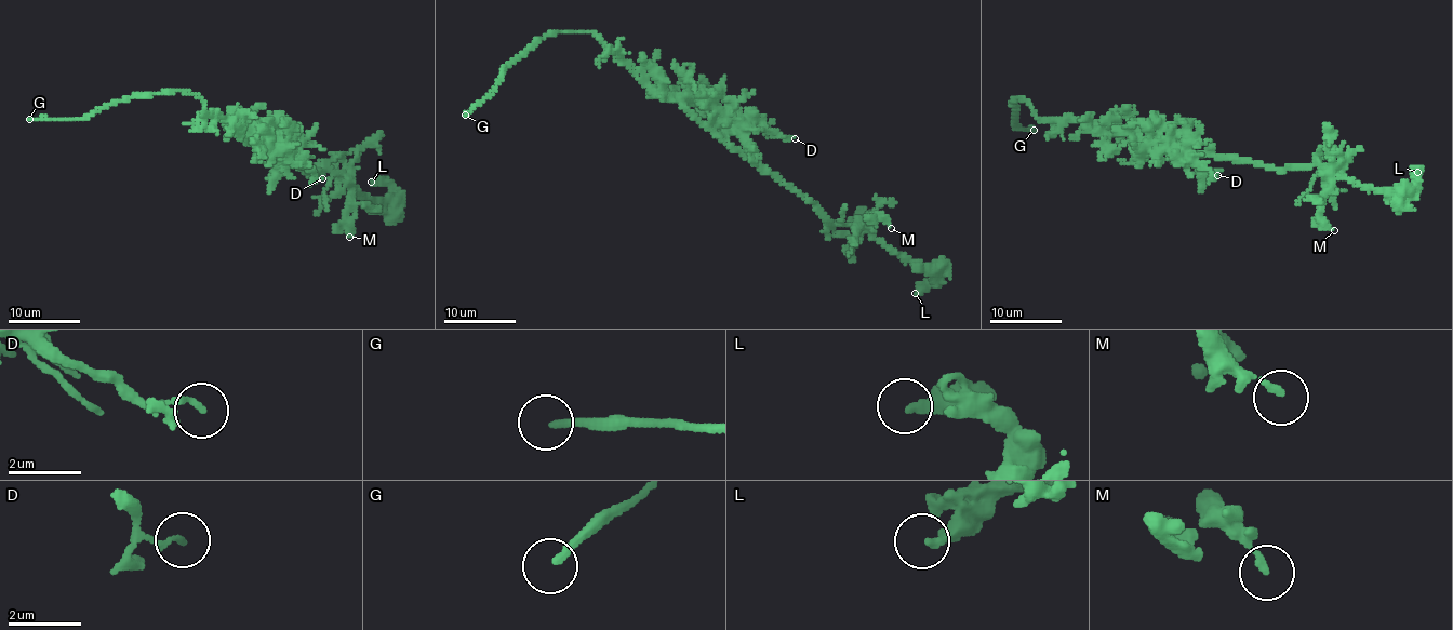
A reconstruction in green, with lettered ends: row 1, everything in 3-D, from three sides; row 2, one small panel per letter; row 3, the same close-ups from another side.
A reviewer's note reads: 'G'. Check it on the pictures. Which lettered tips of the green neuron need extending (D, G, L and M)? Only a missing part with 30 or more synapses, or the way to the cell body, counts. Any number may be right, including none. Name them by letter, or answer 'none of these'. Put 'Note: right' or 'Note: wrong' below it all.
G
Note: right

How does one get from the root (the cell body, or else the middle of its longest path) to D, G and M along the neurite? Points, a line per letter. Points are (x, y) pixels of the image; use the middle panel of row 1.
D: (702, 125), (682, 104), (693, 94), (795, 138)
G: (702, 125), (677, 102), (648, 86), (590, 32), (548, 32), (540, 38), (507, 64), (502, 79), (465, 115)
M: (702, 125), (708, 125), (729, 145), (814, 201), (831, 224), (869, 227), (872, 219), (881, 218), (891, 228)

